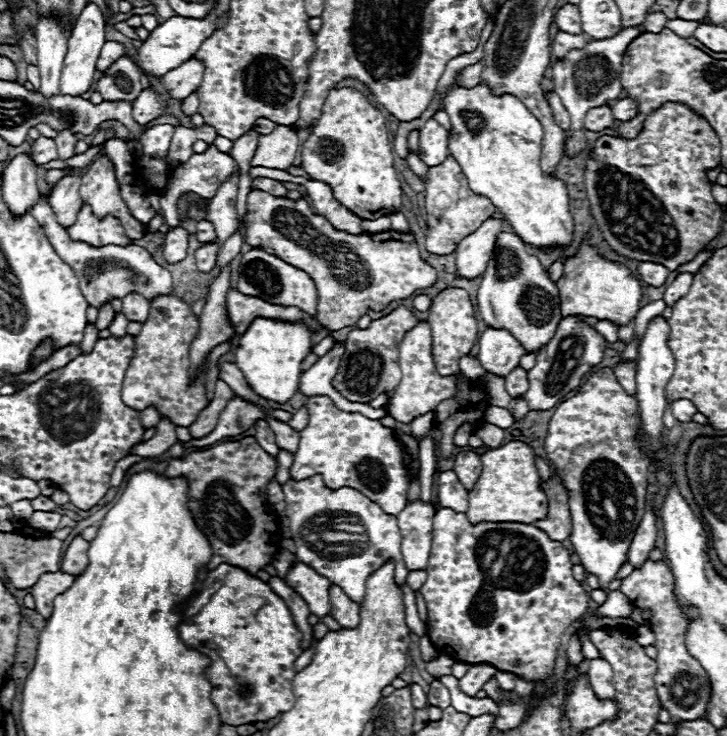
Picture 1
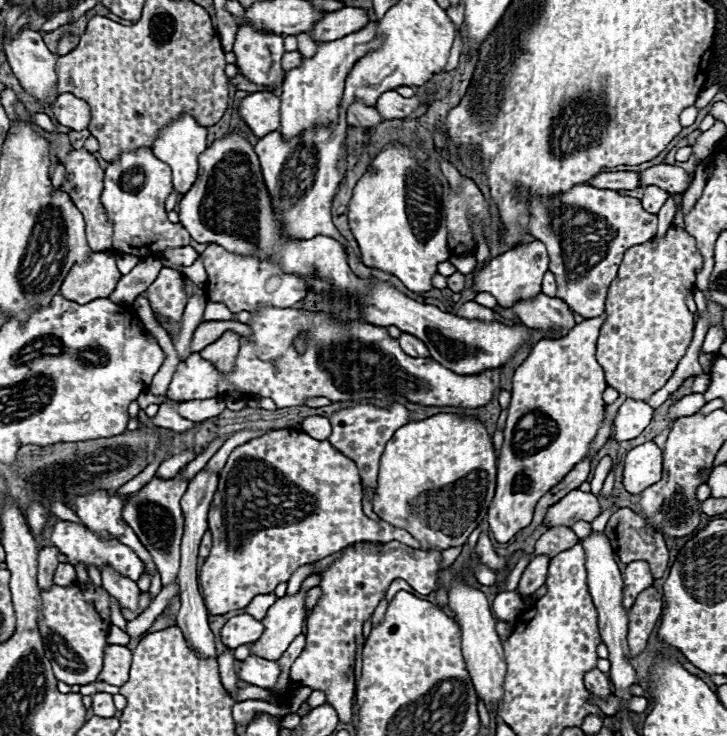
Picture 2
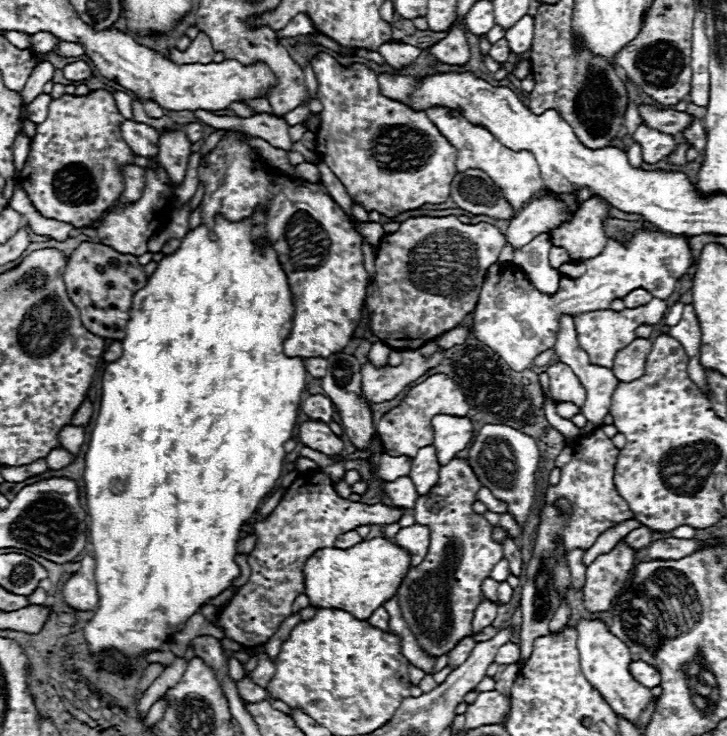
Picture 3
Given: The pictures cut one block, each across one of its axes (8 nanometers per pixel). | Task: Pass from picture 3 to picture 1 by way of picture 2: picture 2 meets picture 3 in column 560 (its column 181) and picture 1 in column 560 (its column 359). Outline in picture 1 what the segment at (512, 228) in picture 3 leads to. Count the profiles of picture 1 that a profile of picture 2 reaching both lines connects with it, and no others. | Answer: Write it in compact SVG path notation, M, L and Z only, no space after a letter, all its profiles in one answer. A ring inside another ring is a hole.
M584 240L578 246L578 252L564 260L564 274L556 282L560 290L560 310L562 316L584 314L594 316L598 320L610 320L616 326L626 326L636 318L642 300L640 282L630 274L630 270L618 262L604 260L596 246L590 246Z

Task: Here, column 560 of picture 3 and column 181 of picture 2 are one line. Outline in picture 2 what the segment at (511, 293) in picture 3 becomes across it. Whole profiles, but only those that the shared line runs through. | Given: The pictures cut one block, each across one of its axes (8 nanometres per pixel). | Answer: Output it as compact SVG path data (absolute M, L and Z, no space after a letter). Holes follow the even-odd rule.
M170 268L160 270L158 278L150 284L144 296L150 300L150 306L154 312L160 312L172 322L180 320L184 306L188 302L188 292L186 292L182 274Z

